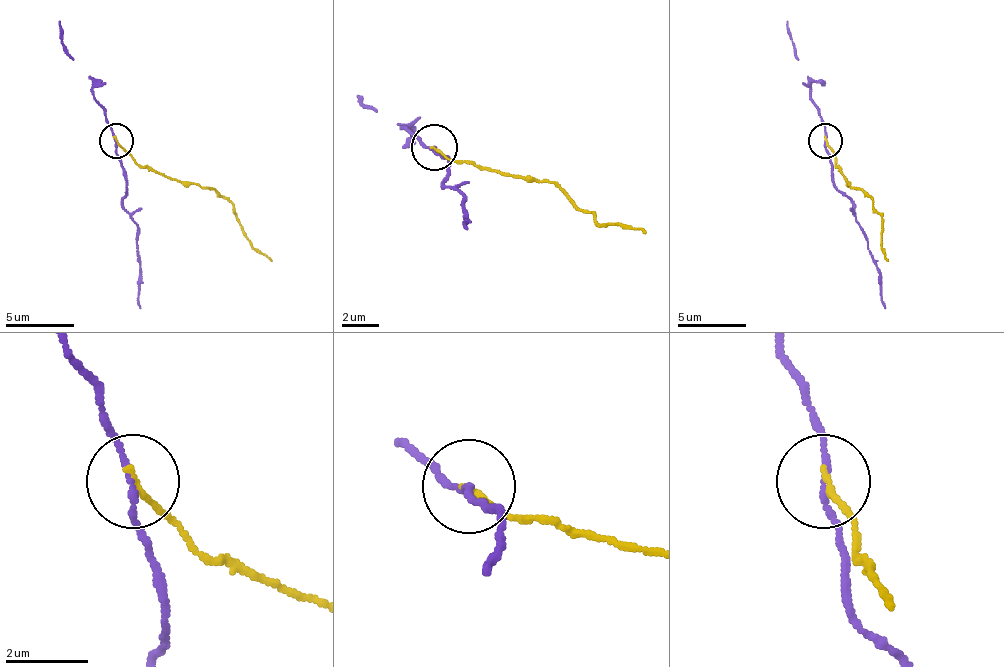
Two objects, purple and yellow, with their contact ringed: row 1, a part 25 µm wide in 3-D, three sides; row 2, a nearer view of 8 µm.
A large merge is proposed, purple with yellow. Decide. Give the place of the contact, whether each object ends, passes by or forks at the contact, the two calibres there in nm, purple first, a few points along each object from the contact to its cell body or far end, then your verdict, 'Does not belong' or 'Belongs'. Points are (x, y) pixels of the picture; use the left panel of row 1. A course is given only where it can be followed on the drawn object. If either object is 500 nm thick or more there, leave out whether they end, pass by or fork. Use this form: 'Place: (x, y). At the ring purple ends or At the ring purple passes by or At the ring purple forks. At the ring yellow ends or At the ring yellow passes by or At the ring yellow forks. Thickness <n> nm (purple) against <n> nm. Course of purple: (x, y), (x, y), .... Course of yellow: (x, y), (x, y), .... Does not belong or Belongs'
Place: (116, 141). At the ring purple passes by. At the ring yellow ends. Thickness 130 nm (purple) against 150 nm. Course of purple: (117, 141), (127, 186), (124, 210), (137, 227), (141, 309). Course of yellow: (117, 141), (148, 169), (202, 186), (226, 200), (244, 237), (271, 261). Does not belong

